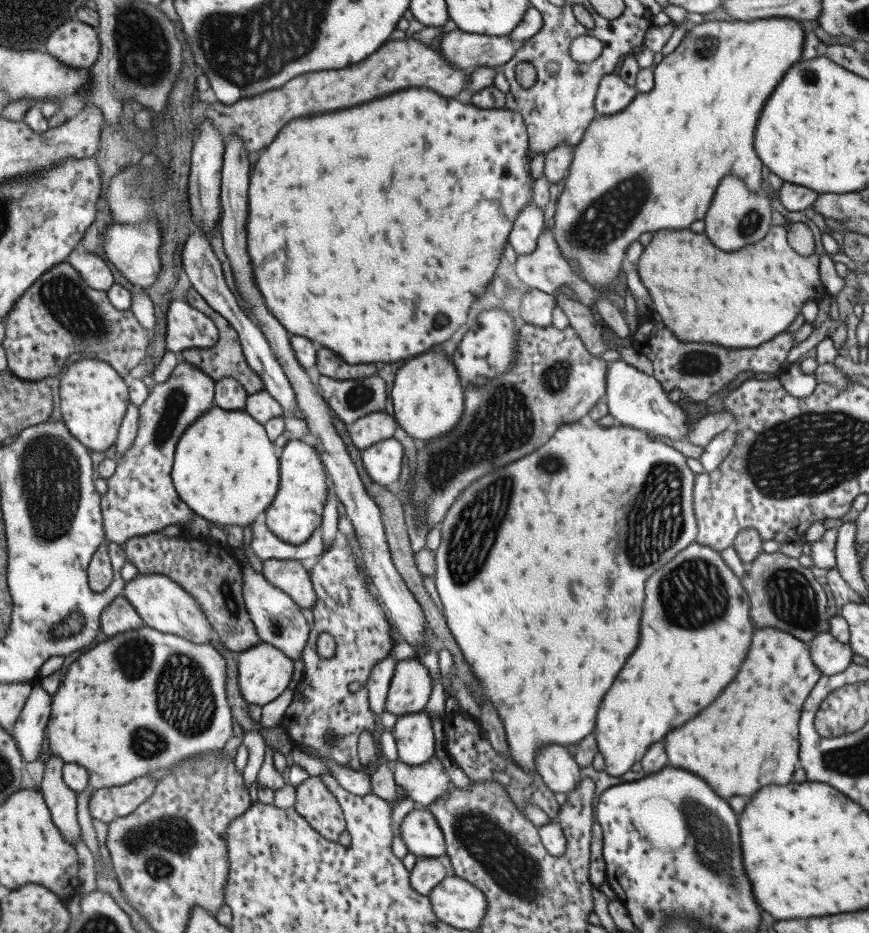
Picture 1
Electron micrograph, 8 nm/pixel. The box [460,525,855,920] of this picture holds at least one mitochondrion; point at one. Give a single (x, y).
(694, 594)

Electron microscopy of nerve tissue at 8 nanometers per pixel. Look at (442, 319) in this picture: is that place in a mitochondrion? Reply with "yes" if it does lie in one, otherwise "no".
yes

